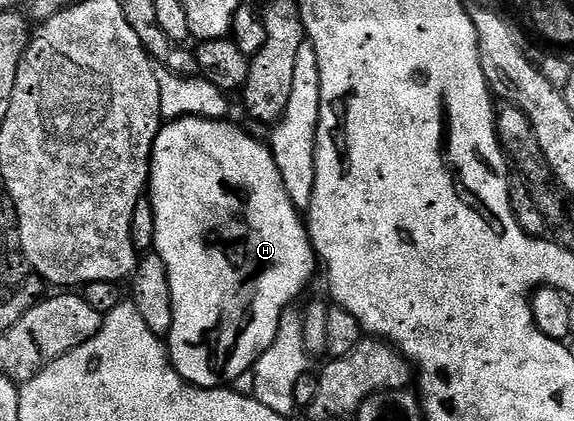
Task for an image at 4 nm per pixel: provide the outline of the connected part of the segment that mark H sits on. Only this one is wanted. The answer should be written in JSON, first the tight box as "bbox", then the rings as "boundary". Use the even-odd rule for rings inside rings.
{"bbox":[149,117,317,389],"boundary":[[[182,117],[180,121],[166,122],[160,128],[157,139],[155,140],[155,146],[151,152],[151,176],[149,178],[149,200],[153,207],[153,213],[155,215],[155,247],[154,252],[158,253],[159,258],[165,263],[165,267],[169,271],[169,291],[171,292],[171,298],[173,299],[173,327],[171,332],[167,334],[165,338],[165,344],[167,346],[168,353],[171,354],[171,365],[183,376],[183,380],[195,385],[199,389],[218,389],[220,386],[227,387],[237,379],[239,375],[249,372],[253,369],[256,361],[261,359],[262,353],[266,349],[274,344],[275,337],[278,334],[279,324],[283,318],[284,313],[288,309],[292,308],[294,297],[299,297],[303,293],[303,288],[311,281],[311,276],[315,273],[315,265],[317,269],[317,254],[315,248],[311,246],[311,236],[307,233],[307,227],[304,218],[301,216],[300,210],[296,209],[293,199],[289,199],[289,191],[285,191],[285,183],[283,182],[283,176],[281,171],[277,167],[275,162],[275,156],[271,154],[270,144],[258,141],[255,137],[250,137],[243,129],[238,129],[235,125],[230,125],[230,120],[224,119],[222,121],[209,121],[204,117]]]}

